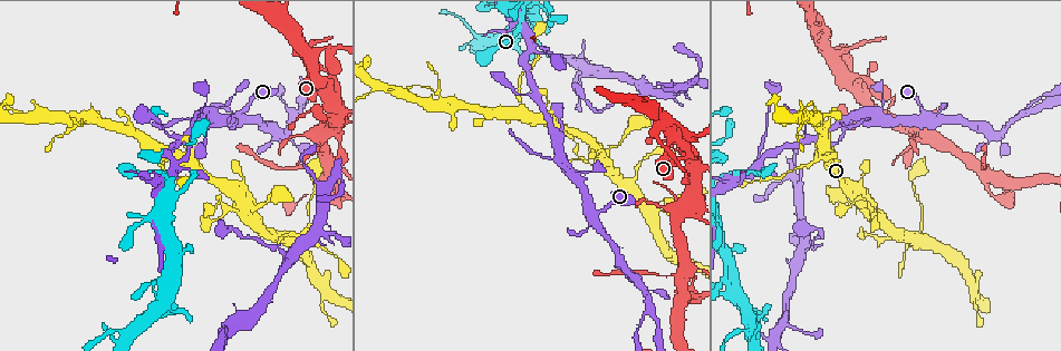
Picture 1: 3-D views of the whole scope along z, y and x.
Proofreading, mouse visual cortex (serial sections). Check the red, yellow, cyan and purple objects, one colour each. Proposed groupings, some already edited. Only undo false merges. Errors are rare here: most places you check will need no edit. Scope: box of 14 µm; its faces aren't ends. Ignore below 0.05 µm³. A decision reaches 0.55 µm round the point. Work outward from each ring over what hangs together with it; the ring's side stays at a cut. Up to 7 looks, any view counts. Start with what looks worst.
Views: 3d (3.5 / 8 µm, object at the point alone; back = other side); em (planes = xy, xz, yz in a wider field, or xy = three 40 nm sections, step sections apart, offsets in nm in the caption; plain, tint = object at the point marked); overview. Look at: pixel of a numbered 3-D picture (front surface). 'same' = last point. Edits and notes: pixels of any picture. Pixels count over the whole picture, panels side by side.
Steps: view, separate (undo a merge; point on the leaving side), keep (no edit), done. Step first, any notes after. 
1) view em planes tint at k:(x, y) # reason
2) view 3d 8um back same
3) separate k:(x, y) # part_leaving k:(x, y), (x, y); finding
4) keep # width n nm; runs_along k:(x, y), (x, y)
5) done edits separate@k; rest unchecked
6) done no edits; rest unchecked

view 3d 3.5um at 1:(656, 273) # narrows sharply

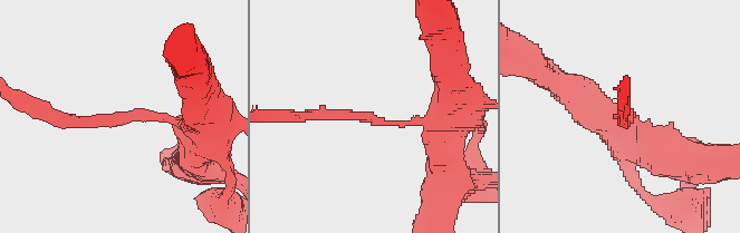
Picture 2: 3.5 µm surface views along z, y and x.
view em xy step 2 tint at 2:(139, 117) # arm_widths 150, 300 nm; now the EM

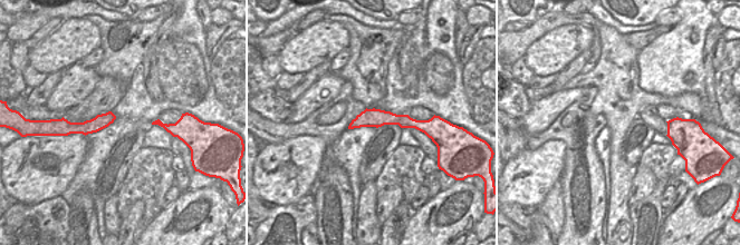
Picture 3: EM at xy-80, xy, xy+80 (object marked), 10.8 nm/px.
view em xy step 1 tint same # another direction

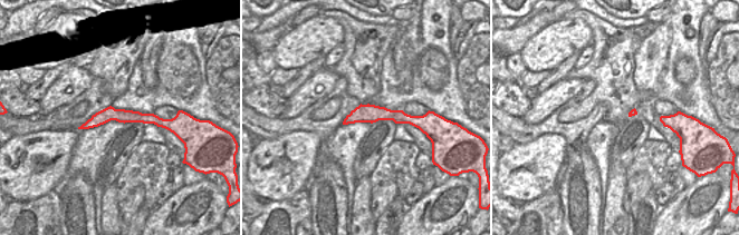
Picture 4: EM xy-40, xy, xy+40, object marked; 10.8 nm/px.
keep # runs_along 4:(164, 124), (103, 116), (85, 126); one cell here

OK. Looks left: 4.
view 3d 3.5um at 1:(849, 49) # narrows sharply

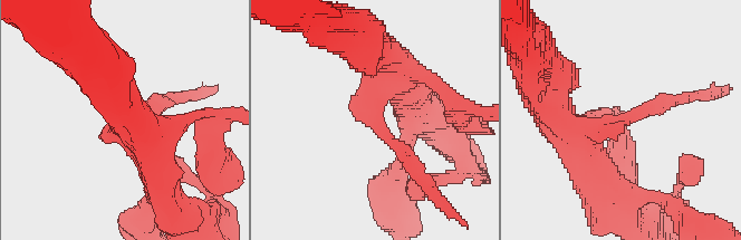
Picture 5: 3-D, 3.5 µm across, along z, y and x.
view em xy step 2 tint at 5:(625, 119)

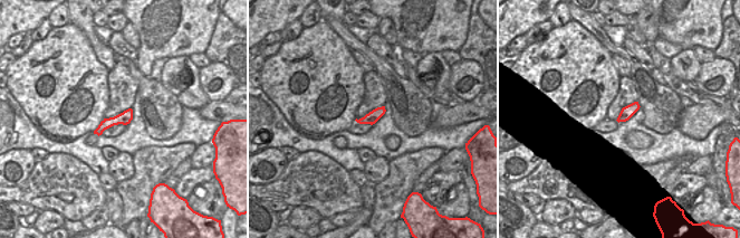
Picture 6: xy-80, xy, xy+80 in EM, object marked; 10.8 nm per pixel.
keep # runs_along 6:(130, 112), (98, 131); all the same cell

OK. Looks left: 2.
view 3d 8um at 1:(864, 172) # thin neck

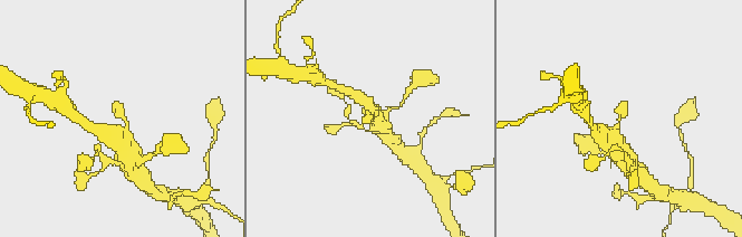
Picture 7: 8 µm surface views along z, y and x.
view em xy step 3 tint at 7:(373, 115) # now the EM

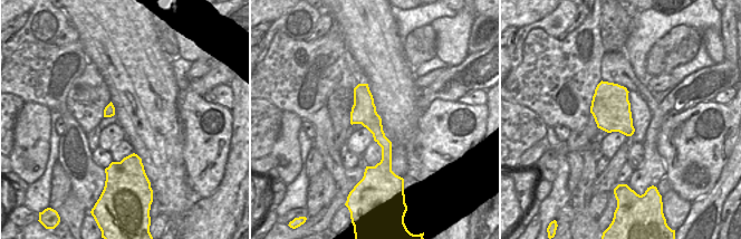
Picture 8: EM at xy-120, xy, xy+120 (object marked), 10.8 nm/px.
keep # width 260 nm; runs_along 7:(604, 135), (617, 128), (626, 101); all the same cell

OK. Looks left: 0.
done no edits; rest unchecked

